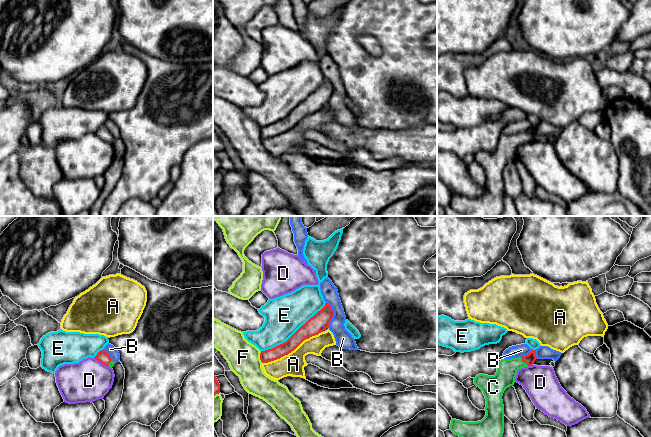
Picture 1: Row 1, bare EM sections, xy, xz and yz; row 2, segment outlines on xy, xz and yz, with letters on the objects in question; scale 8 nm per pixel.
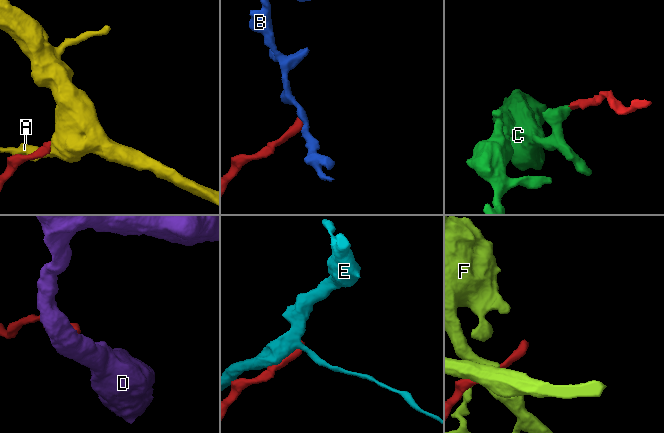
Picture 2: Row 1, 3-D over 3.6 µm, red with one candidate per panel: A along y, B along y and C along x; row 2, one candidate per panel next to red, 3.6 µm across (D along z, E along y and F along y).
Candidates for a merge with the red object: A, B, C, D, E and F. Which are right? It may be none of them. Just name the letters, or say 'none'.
C

